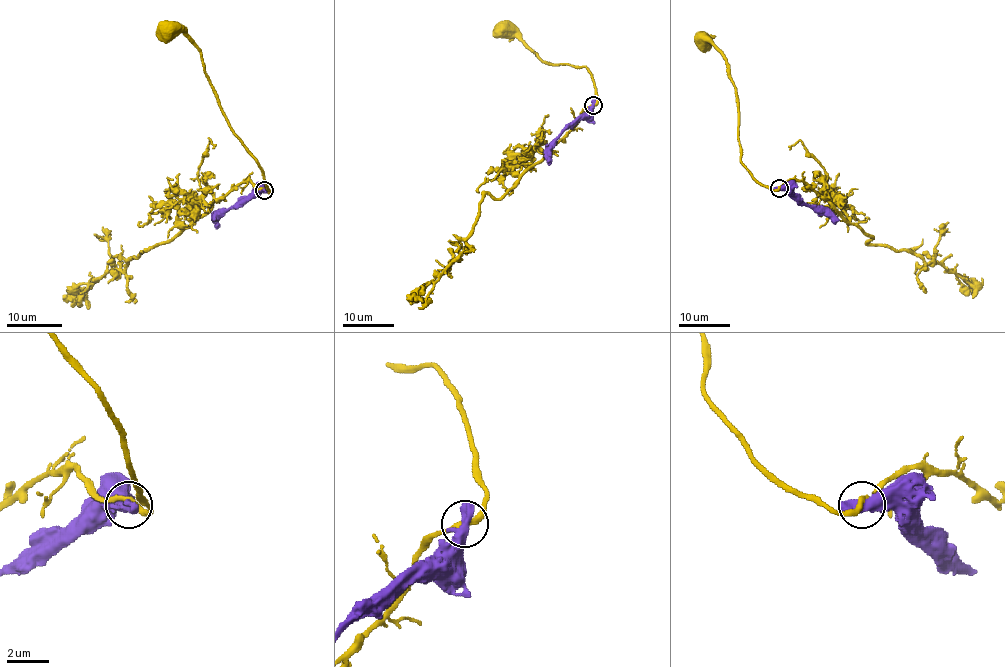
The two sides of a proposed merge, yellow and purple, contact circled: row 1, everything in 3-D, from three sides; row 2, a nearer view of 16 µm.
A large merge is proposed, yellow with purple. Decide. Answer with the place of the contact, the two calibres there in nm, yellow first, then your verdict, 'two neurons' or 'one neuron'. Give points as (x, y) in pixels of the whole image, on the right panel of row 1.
at (779, 188); 260 nm thick on the yellow side, 650 nm on the other; two neurons

